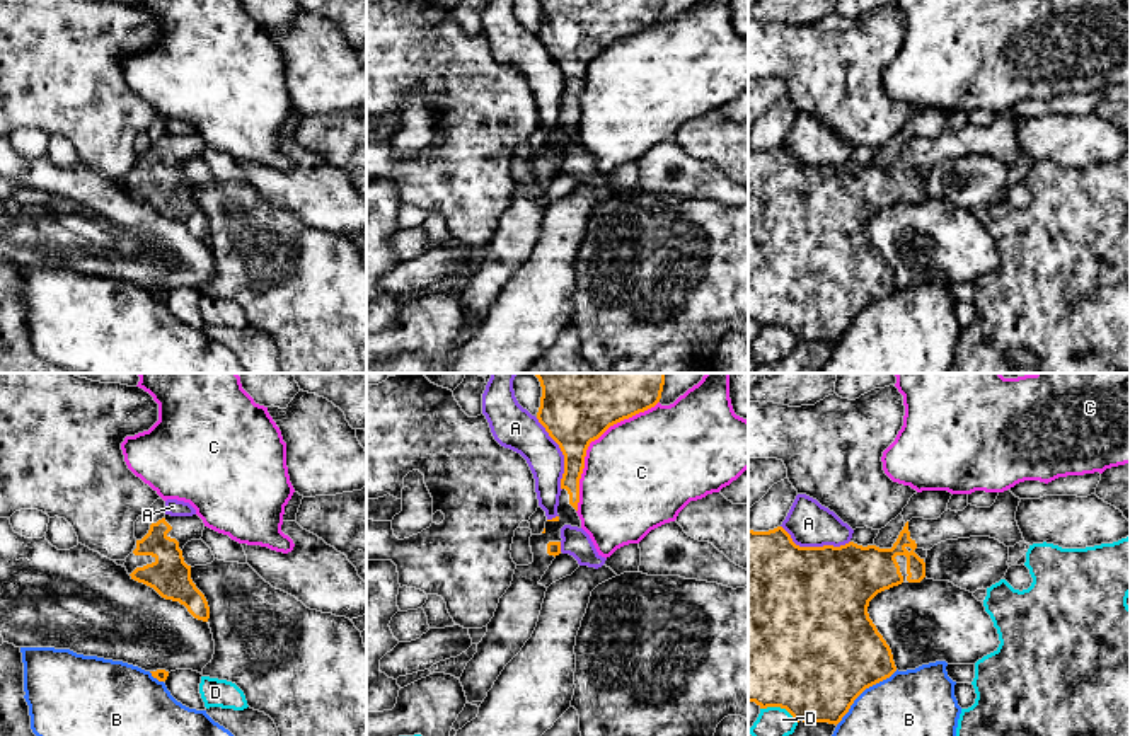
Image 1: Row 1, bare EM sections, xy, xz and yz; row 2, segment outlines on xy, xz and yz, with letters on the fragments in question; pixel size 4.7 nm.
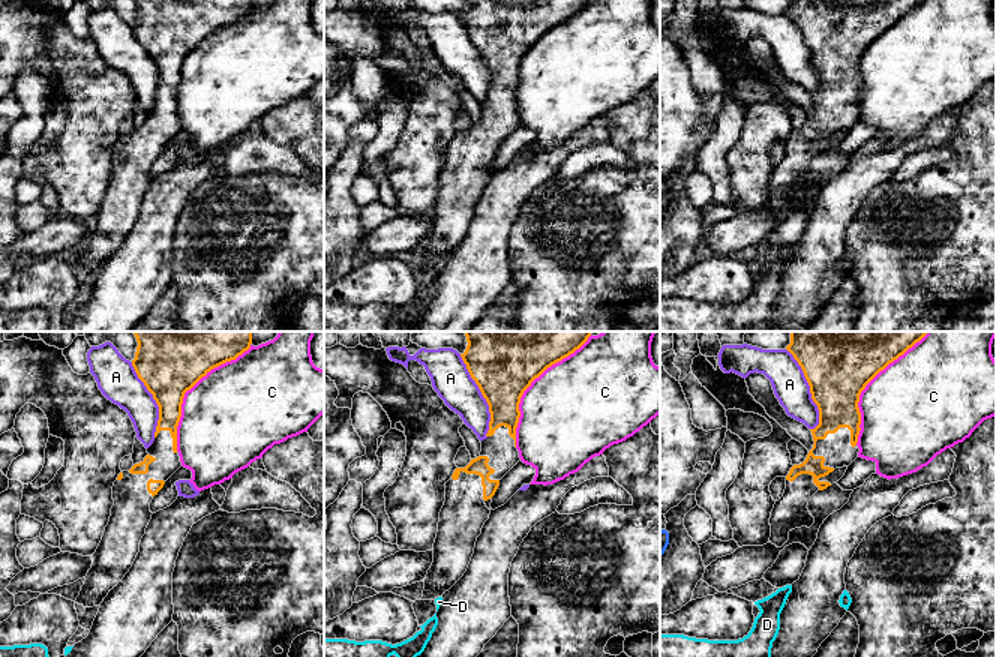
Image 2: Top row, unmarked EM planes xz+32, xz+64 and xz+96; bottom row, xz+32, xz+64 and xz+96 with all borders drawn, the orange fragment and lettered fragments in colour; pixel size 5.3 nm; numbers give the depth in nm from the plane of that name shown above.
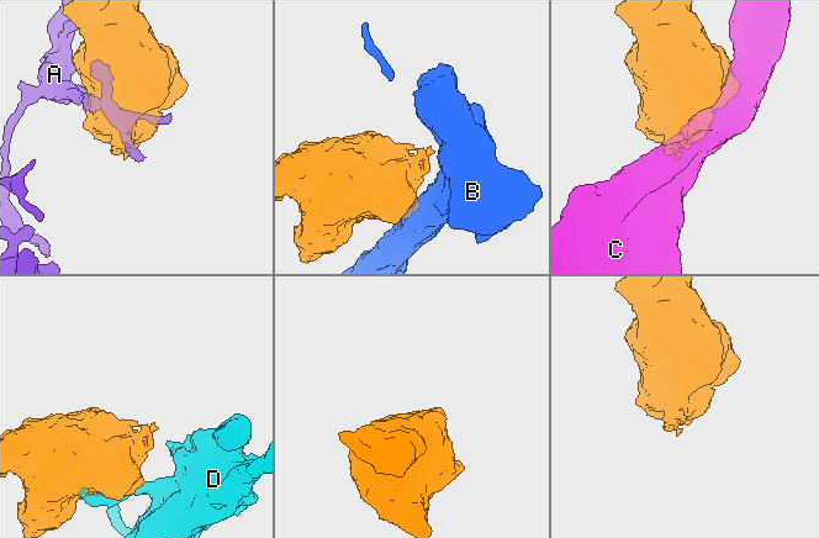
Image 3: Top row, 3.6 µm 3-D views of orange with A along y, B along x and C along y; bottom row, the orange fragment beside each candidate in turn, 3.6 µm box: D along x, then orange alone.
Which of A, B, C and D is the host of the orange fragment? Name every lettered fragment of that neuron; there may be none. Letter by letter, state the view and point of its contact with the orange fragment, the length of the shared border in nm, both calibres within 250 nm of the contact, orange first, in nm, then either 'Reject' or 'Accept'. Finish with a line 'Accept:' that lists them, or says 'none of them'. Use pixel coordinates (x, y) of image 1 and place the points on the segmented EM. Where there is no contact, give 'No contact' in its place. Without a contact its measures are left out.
A: Touches orange at yz (813, 547). Shared border 340 nm. Thickness 500 nm (orange) against 200 nm. Reject
B: Touches orange at yz (863, 690). Shared border 400 nm. Thickness 500 nm (orange) against 320 nm. Reject
C: Touches orange at xz (590, 442). Shared border 650 nm. Thickness 420 nm (orange) against 460 nm. Reject
D: Touches orange at yz (779, 706). Shared border 200 nm. Thickness 500 nm (orange) against 140 nm. Reject
Accept: none of them

